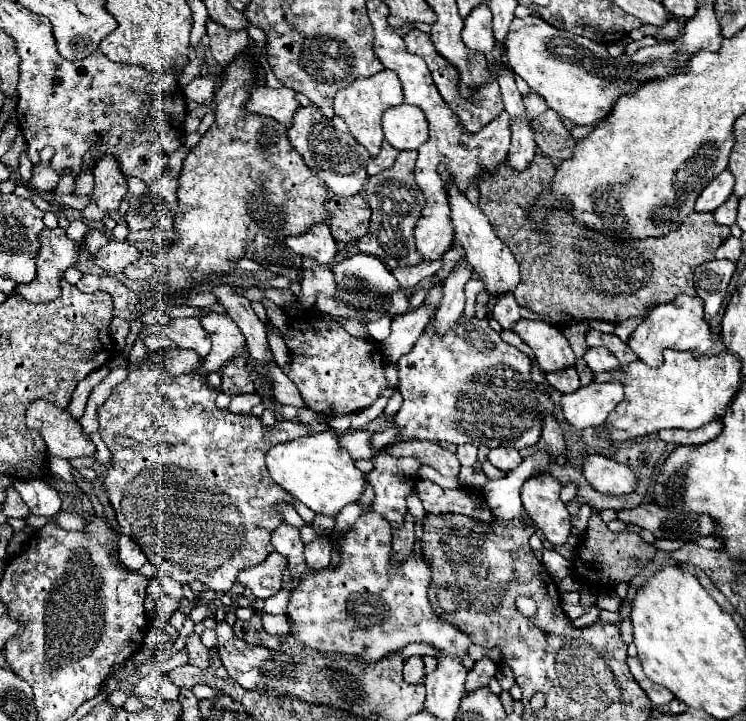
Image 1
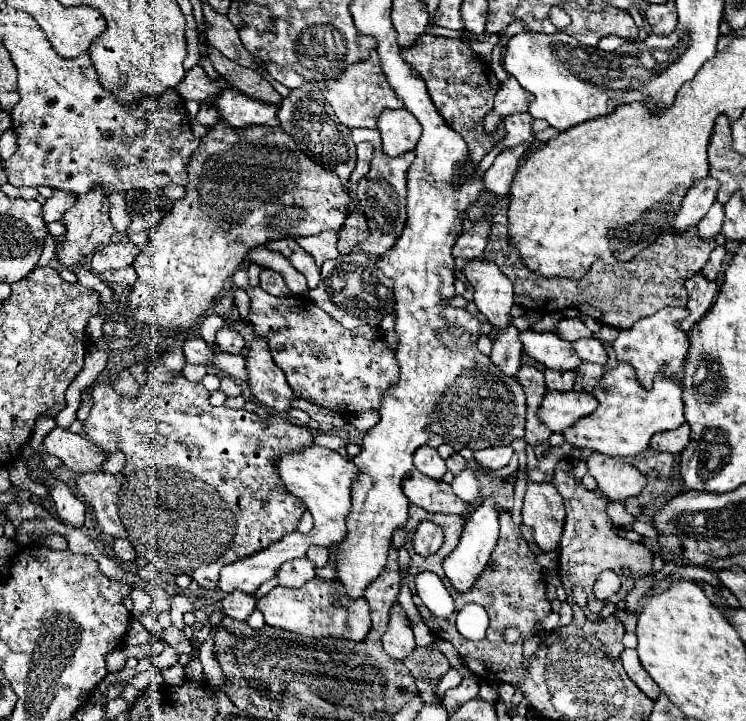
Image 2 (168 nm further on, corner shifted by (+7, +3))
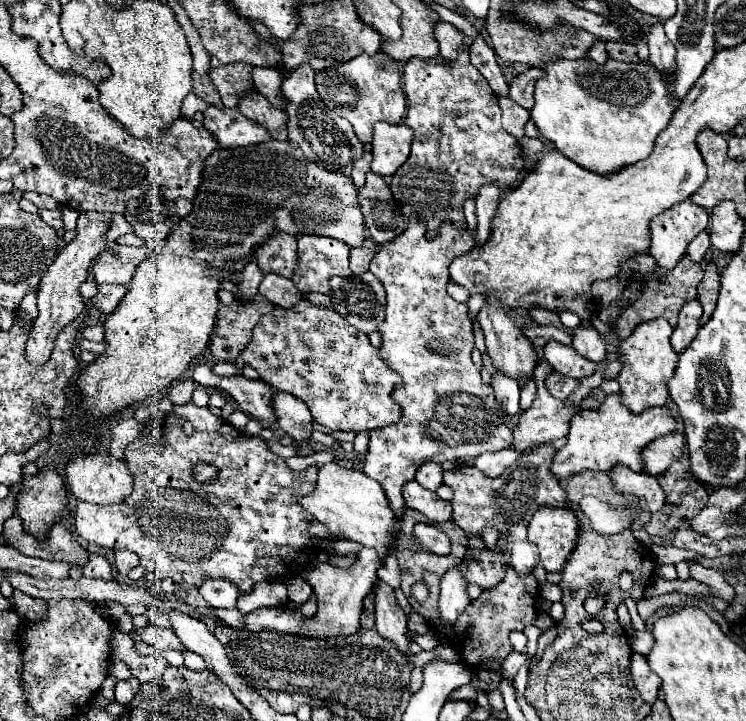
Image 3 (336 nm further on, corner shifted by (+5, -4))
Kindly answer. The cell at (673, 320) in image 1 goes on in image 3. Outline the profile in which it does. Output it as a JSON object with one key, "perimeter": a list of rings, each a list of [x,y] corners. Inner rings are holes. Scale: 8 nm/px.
{"perimeter":[[[657,318],[651,322],[639,324],[633,334],[621,342],[621,372],[617,376],[621,384],[621,396],[623,404],[629,406],[635,414],[643,412],[651,406],[663,406],[667,402],[669,390],[667,380],[675,374],[679,354],[671,346],[671,334],[673,328],[665,318]]]}

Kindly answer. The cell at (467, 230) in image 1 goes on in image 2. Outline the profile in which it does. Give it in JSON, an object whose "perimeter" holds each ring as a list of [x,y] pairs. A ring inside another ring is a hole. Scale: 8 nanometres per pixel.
{"perimeter":[[[473,259],[465,267],[465,277],[473,285],[473,303],[487,317],[487,321],[497,329],[505,331],[511,323],[513,307],[513,287],[511,281],[501,275],[495,263],[485,259]]]}

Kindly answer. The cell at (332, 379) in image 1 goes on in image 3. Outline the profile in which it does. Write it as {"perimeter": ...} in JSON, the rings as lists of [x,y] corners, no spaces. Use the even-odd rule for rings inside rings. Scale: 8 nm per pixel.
{"perimeter":[[[301,300],[289,310],[275,306],[275,310],[259,318],[253,338],[241,356],[245,364],[259,372],[263,382],[303,400],[313,418],[331,430],[373,430],[389,426],[401,418],[401,408],[391,400],[391,390],[401,384],[401,376],[379,358],[379,348],[369,342],[369,336],[359,334],[331,308],[311,306],[307,300]]]}

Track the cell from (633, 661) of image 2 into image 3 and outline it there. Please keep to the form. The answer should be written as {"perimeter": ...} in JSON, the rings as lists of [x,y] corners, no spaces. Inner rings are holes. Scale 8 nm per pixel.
{"perimeter":[[[633,652],[629,670],[631,670],[631,676],[633,676],[633,682],[635,682],[635,688],[639,690],[641,698],[643,698],[645,702],[653,704],[653,702],[657,700],[657,692],[659,692],[661,680],[655,678],[655,674],[649,670],[645,656]]]}

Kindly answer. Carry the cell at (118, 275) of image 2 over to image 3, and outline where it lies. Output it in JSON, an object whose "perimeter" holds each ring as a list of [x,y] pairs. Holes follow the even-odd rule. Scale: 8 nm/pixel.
{"perimeter":[[[101,284],[93,302],[105,314],[111,314],[119,306],[119,302],[123,300],[125,294],[127,294],[127,286],[123,286],[123,284]]]}

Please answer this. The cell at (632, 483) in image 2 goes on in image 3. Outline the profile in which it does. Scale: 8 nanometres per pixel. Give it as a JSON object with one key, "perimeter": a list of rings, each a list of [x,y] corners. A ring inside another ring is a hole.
{"perimeter":[[[615,466],[615,470],[609,470],[607,474],[611,476],[611,482],[615,490],[619,490],[619,494],[645,500],[647,510],[657,512],[665,504],[665,494],[659,482],[651,474],[633,472],[633,470],[627,470],[627,466]]]}

